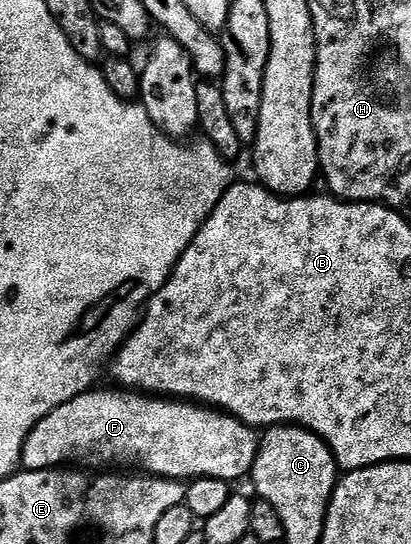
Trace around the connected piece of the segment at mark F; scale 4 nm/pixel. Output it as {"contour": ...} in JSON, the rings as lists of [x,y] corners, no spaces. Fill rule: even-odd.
{"contour":[[[94,387],[87,393],[81,393],[75,399],[63,403],[63,407],[55,407],[38,423],[27,435],[21,452],[21,465],[26,470],[30,469],[55,469],[58,467],[84,467],[89,471],[109,471],[112,465],[118,465],[121,471],[140,471],[145,475],[154,477],[167,477],[170,479],[196,479],[198,477],[210,477],[211,479],[223,479],[230,483],[236,483],[240,477],[248,478],[257,458],[257,446],[259,437],[250,426],[230,417],[228,413],[222,413],[212,407],[206,407],[200,403],[194,403],[188,399],[170,399],[160,395],[146,395],[140,391],[130,391],[124,387],[112,387],[113,389],[101,389]]]}

